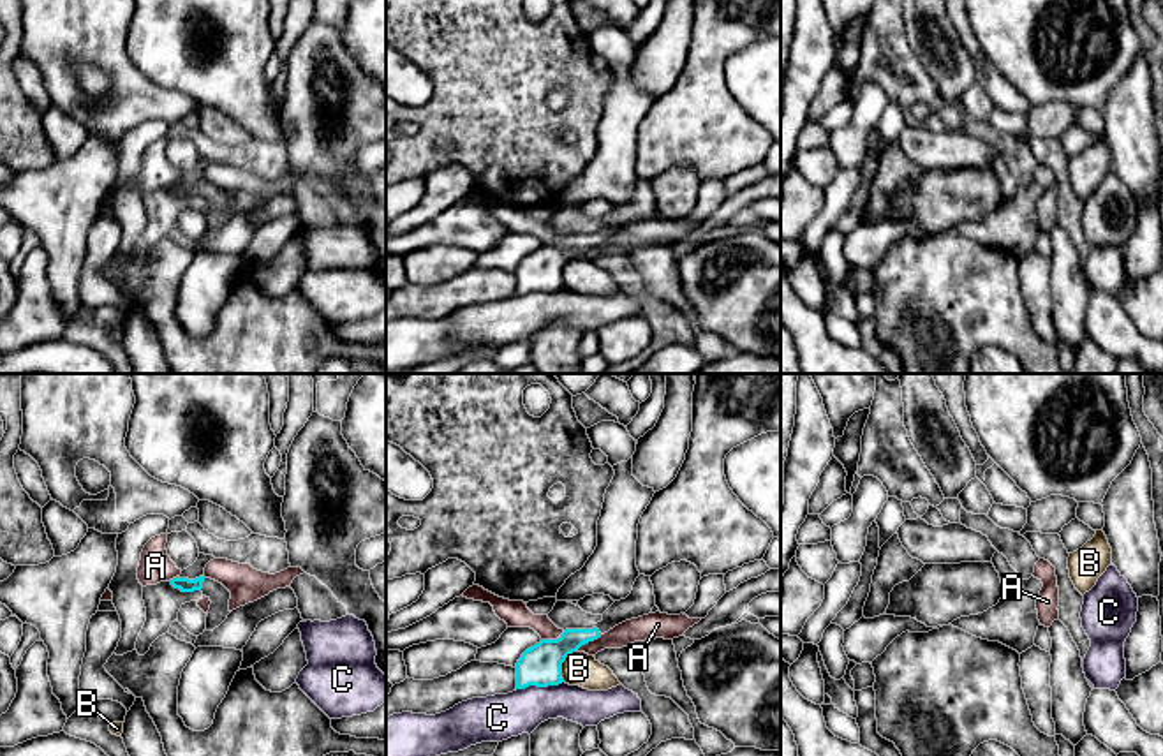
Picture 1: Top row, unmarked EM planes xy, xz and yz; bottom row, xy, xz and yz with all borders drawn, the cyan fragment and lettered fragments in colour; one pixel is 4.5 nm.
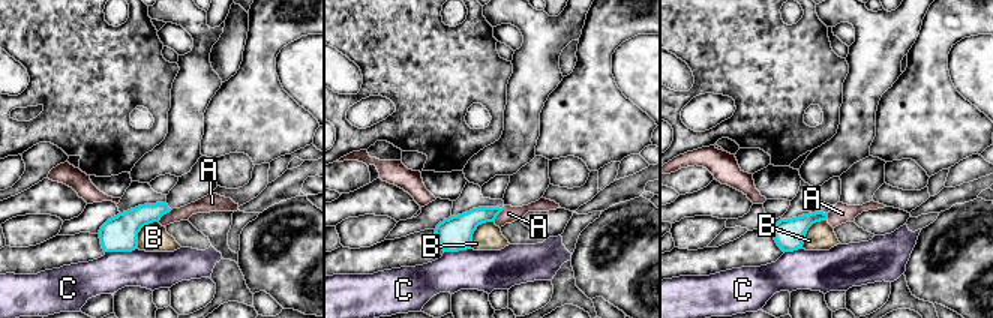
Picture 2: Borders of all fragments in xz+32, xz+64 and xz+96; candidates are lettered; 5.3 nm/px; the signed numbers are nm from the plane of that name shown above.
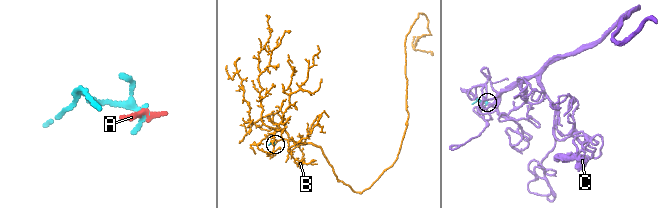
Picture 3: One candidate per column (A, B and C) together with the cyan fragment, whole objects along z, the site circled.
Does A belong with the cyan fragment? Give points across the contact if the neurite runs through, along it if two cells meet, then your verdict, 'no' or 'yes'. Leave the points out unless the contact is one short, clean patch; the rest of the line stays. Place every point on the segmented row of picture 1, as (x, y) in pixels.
along xz (601, 635), (575, 651) | no

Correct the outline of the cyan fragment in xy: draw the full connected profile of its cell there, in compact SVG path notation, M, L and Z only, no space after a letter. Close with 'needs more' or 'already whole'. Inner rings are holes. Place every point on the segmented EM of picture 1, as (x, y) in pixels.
M199 576L196 580L173 578L171 585L174 589L180 589L181 592L201 590L203 596L206 596L211 601L210 610L208 610L208 617L206 617L206 629L204 631L213 631L231 613L229 611L231 592L222 583L219 583L211 578L204 578L204 576Z | needs more

